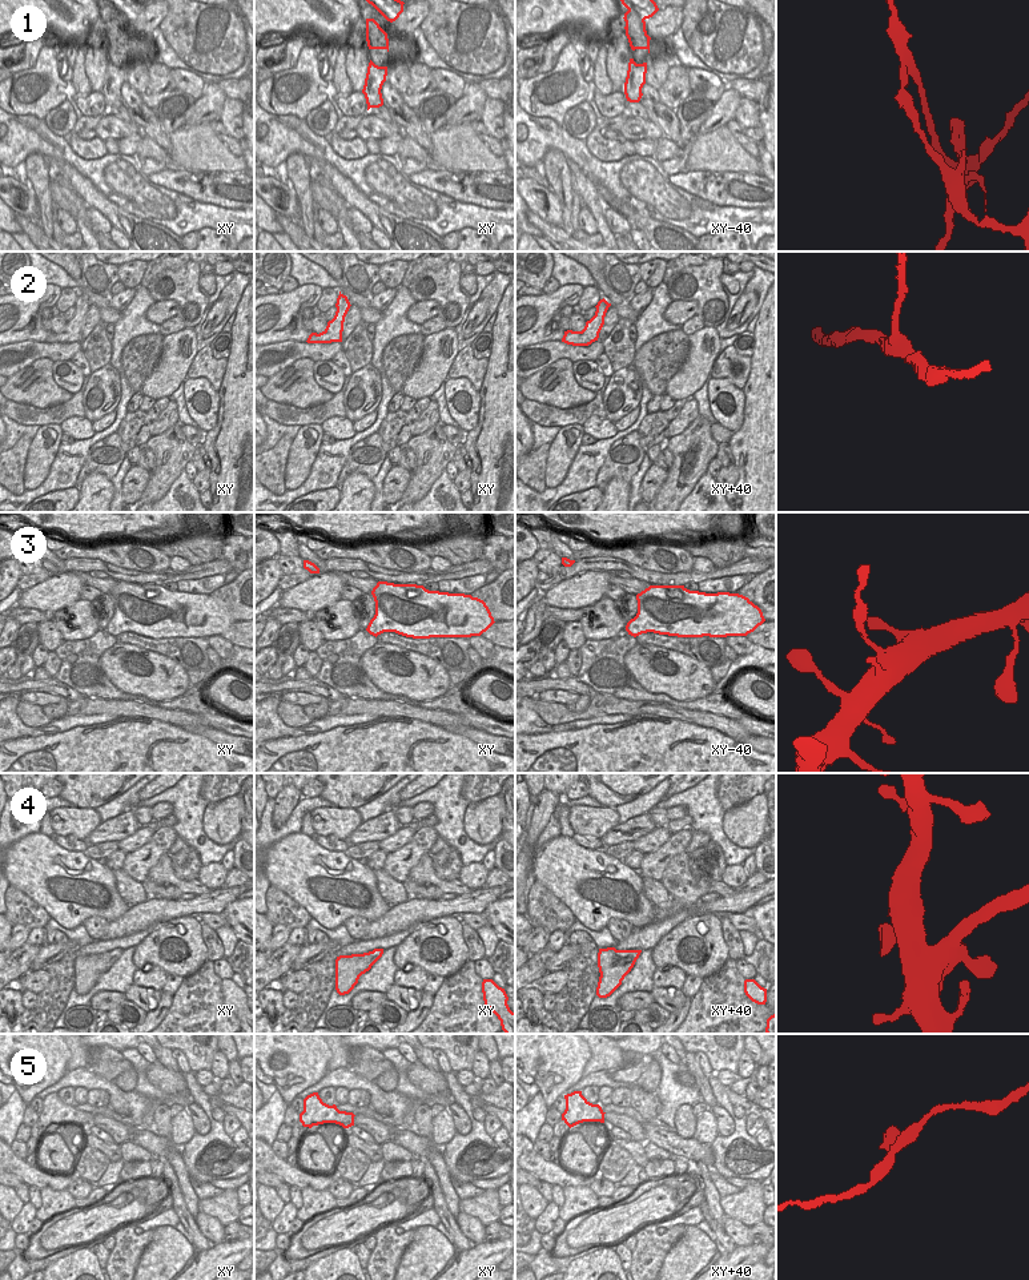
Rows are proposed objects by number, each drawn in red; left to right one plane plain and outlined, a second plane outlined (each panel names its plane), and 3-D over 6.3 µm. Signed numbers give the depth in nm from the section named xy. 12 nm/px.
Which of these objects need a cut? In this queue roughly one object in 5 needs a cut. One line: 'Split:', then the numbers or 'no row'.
Split: 1, 3

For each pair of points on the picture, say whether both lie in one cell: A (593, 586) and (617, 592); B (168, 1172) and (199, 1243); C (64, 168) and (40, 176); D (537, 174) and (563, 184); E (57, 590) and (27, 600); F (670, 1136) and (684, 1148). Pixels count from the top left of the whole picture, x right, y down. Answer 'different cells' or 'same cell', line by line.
A: different cells
B: same cell
C: different cells
D: different cells
E: same cell
F: same cell

